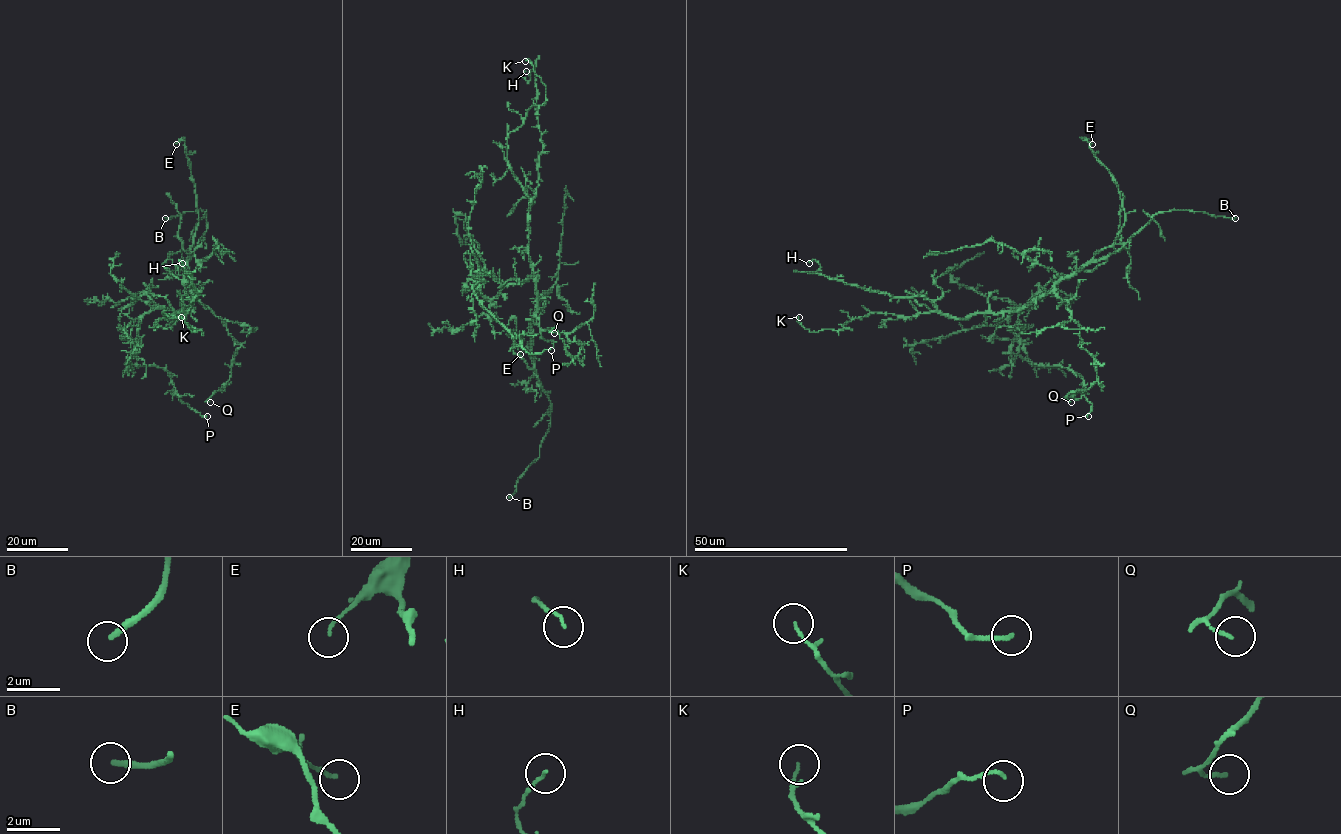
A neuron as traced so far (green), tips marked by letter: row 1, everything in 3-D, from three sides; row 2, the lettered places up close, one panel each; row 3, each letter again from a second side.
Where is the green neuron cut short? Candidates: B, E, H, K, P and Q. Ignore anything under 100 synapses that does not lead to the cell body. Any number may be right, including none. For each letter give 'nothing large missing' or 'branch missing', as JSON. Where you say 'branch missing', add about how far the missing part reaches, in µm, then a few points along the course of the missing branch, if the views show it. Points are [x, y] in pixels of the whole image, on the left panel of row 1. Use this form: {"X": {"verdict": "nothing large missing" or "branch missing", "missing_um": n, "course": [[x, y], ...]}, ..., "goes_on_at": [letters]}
{"B": {"verdict": "branch missing", "missing_um": 35, "course": [[165, 218], [149, 214], [142, 208], [119, 212], [103, 209], [93, 219]]}, "E": {"verdict": "nothing large missing"}, "H": {"verdict": "nothing large missing"}, "K": {"verdict": "nothing large missing"}, "P": {"verdict": "nothing large missing"}, "Q": {"verdict": "nothing large missing"}, "goes_on_at": ["B"]}

